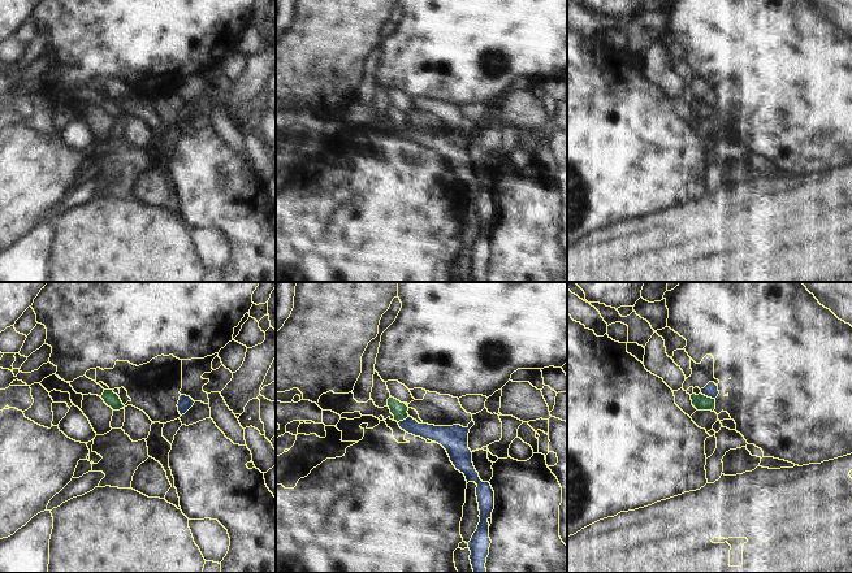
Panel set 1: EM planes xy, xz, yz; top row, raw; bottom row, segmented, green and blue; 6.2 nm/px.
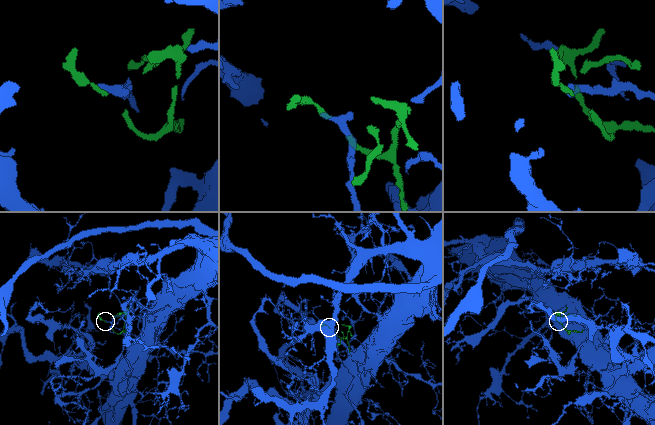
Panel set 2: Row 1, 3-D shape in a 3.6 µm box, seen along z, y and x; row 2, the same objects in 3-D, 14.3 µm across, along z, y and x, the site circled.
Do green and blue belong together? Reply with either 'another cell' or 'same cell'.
another cell

